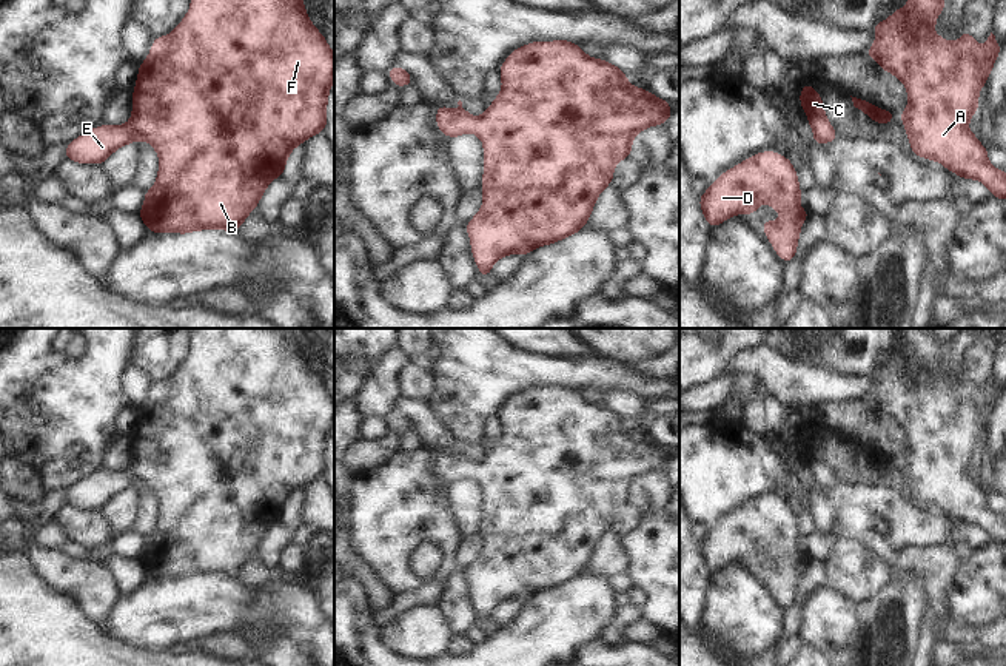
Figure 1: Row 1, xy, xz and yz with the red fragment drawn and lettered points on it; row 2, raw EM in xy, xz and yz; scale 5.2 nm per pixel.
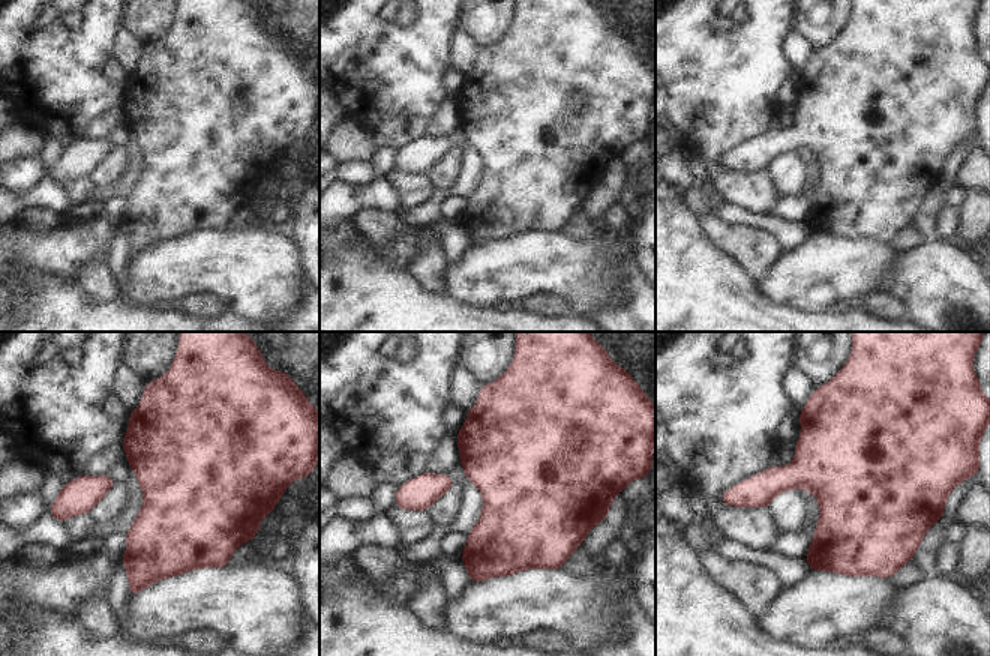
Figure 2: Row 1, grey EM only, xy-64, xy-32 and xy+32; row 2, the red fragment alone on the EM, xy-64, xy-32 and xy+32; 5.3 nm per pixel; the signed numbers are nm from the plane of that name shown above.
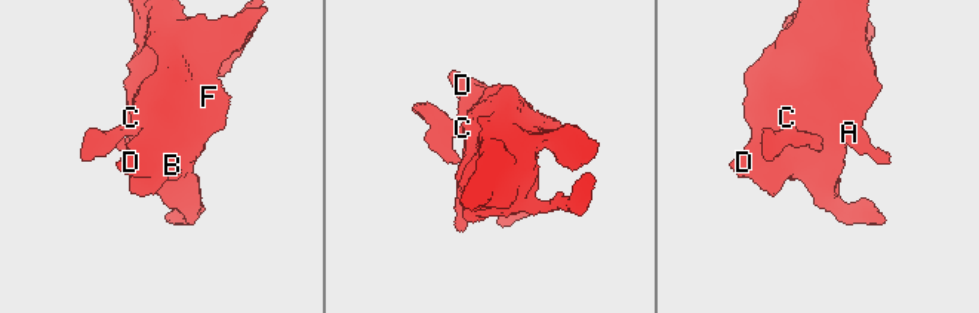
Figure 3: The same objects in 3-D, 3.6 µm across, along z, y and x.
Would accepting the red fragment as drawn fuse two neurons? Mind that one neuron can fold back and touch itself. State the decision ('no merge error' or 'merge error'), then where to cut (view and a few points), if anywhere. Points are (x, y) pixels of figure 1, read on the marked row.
no merge error; cut none

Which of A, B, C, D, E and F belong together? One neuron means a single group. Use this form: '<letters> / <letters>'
A B C D E F

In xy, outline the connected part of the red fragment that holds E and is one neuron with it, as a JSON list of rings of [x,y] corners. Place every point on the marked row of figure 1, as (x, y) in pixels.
[[[191,0],[191,8],[180,25],[171,34],[154,39],[151,52],[139,65],[139,71],[132,92],[132,117],[129,122],[120,126],[100,125],[82,134],[66,145],[66,160],[102,165],[117,148],[143,139],[156,148],[160,160],[157,180],[149,191],[145,191],[145,204],[139,211],[148,231],[174,231],[180,234],[197,230],[237,231],[246,216],[257,207],[268,183],[283,176],[291,150],[325,130],[328,92],[334,80],[334,52],[325,42],[324,34],[307,17],[303,0]]]

